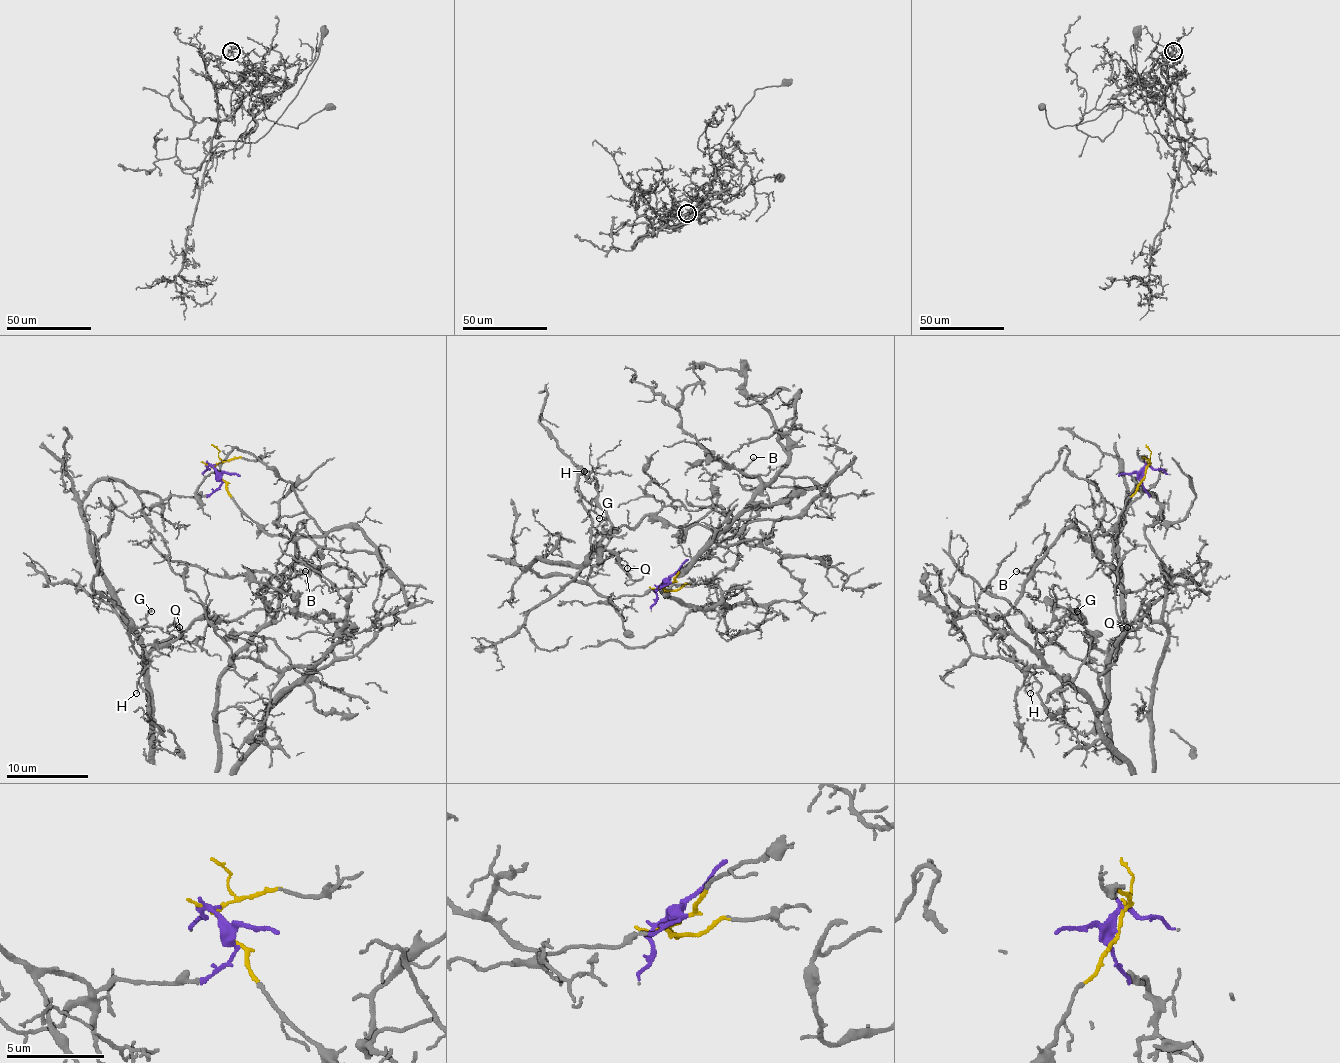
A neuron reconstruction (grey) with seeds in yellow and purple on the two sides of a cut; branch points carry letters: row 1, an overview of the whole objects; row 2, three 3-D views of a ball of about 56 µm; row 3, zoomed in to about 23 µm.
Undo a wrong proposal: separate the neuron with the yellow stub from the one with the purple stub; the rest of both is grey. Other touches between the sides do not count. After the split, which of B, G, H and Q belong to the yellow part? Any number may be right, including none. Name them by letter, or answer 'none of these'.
B

